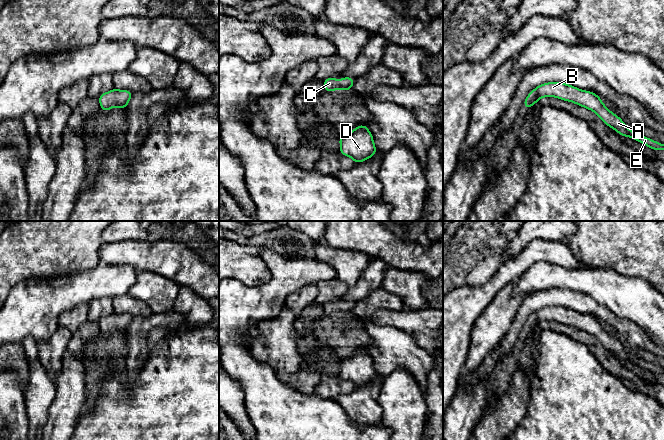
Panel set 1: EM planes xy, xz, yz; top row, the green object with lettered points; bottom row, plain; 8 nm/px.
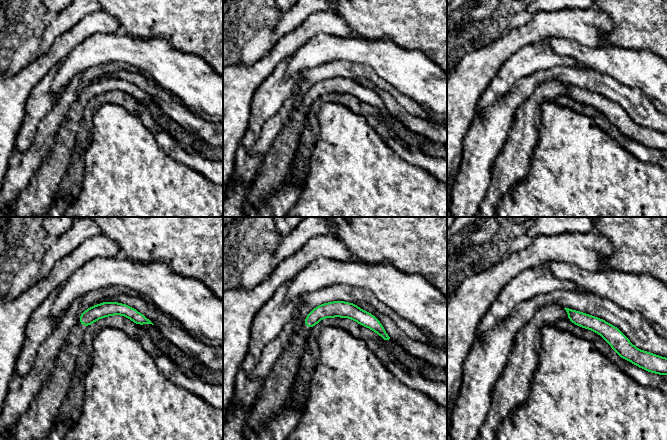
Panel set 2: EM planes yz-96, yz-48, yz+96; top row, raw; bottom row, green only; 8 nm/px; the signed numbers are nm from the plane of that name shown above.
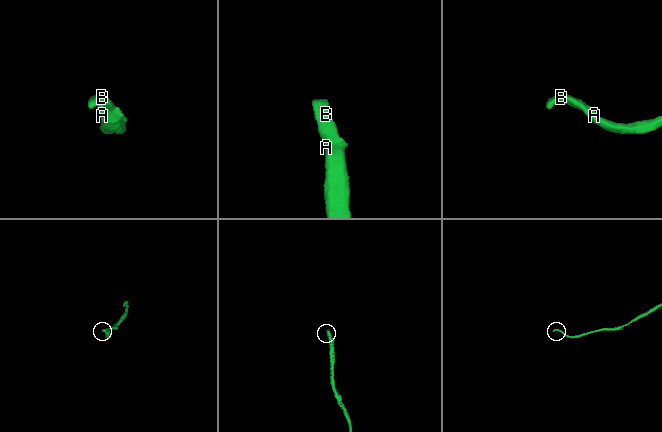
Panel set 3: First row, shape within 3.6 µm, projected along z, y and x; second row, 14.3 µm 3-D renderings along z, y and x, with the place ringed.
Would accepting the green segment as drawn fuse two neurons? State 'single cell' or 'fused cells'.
single cell

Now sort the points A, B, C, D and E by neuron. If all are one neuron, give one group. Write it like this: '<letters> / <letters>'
A B C D E

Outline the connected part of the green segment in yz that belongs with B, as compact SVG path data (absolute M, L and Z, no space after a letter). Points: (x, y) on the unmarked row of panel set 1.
M548 306L532 314L524 324L523 331L531 332L541 321L557 321L594 335L607 350L616 354L621 361L632 362L653 374L664 374L663 368L627 352L622 343L612 337L602 327L601 322L591 315L581 314L562 306Z

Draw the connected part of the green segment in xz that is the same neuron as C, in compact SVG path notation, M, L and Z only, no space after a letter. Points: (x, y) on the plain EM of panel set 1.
M330 301L323 305L324 314L328 316L337 313L351 315L351 312L354 308L354 304L355 303L352 301L343 301L341 304L336 304L335 301Z

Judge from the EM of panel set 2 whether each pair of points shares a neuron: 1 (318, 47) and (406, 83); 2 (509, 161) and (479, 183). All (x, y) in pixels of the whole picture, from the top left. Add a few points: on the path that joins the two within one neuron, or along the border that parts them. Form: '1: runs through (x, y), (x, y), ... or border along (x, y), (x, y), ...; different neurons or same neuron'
1: runs through (340, 48), (375, 53), (384, 61); same neuron
2: border along (500, 152), (492, 170), (491, 183), (483, 196); different neurons

